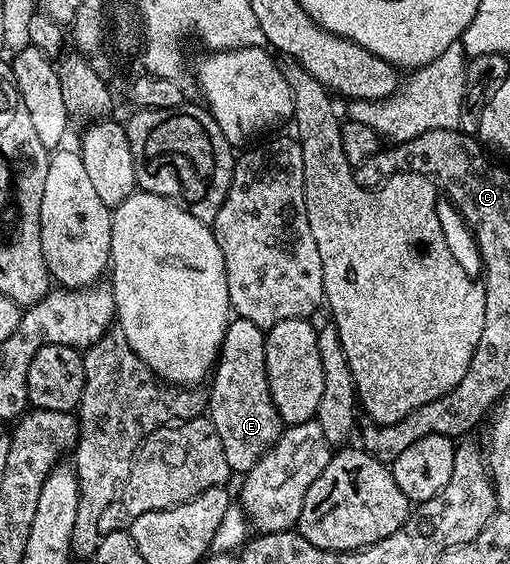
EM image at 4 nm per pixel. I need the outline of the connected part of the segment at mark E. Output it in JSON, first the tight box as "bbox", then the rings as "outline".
{"bbox":[208,317,284,471],"outline":[[[235,317],[226,325],[226,335],[222,341],[222,349],[218,352],[218,361],[212,371],[209,386],[208,417],[220,436],[220,444],[224,444],[224,456],[228,459],[231,471],[248,471],[270,451],[284,429],[282,418],[272,405],[272,396],[268,388],[266,335],[256,324],[252,324],[252,320]]]}

